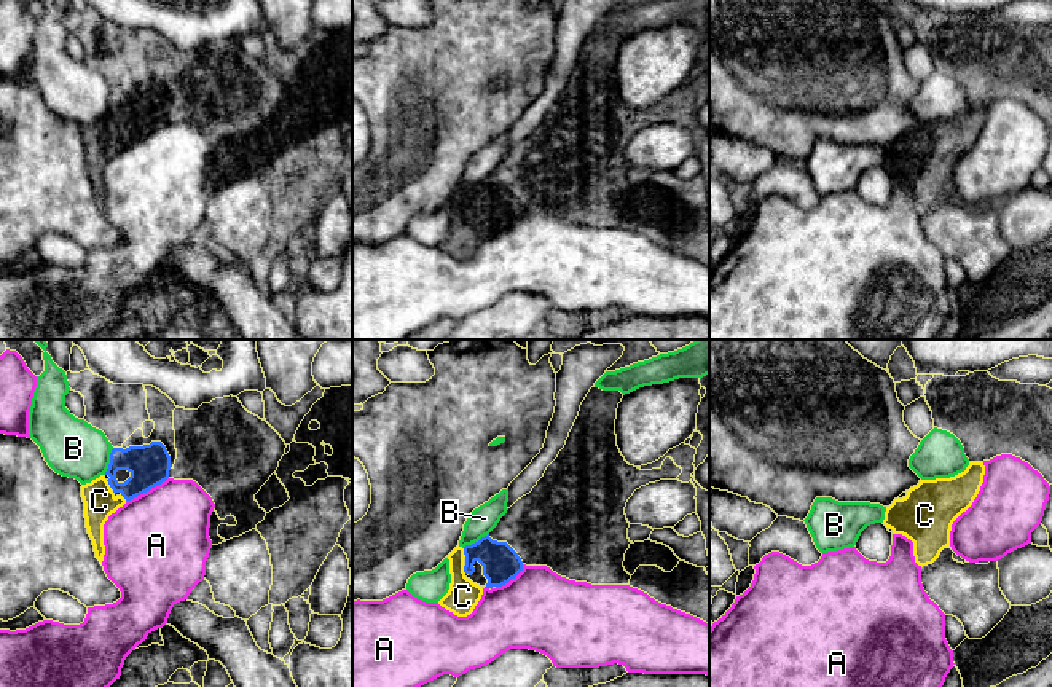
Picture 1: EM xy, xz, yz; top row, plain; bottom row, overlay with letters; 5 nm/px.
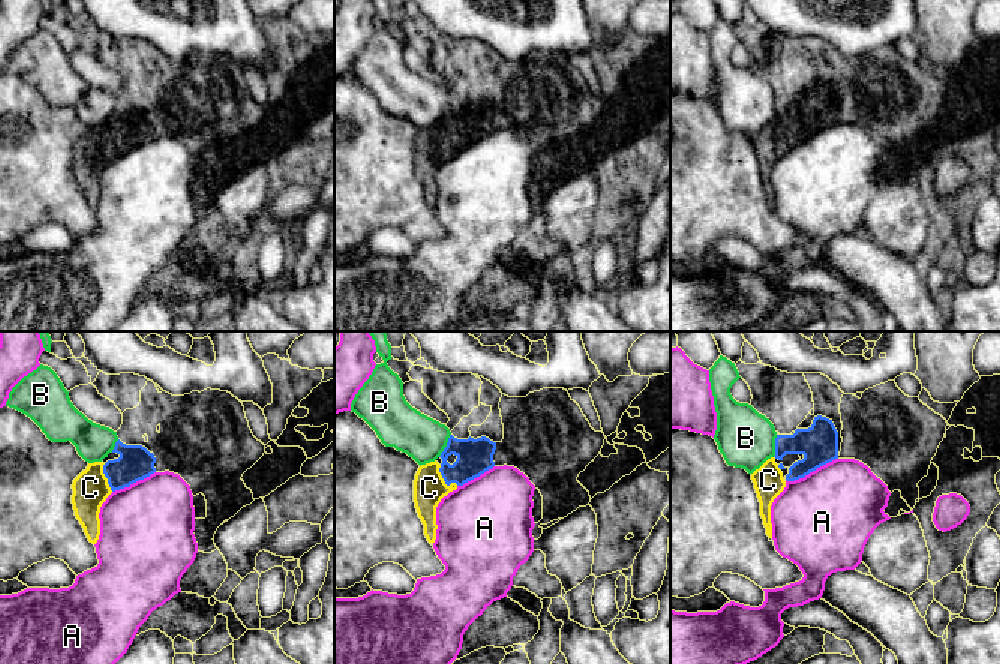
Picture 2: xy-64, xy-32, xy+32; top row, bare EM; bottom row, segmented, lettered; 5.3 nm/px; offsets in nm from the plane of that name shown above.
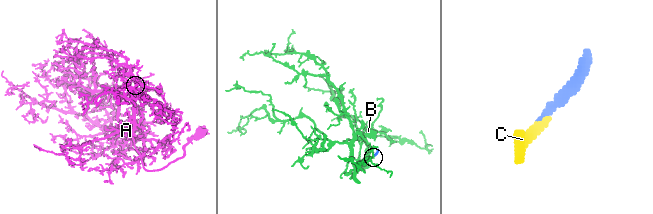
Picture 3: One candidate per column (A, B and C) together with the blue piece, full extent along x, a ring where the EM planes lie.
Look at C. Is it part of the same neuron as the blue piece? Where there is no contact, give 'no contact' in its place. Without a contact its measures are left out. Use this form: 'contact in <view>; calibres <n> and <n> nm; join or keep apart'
contact in xy; calibres 200 and 160 nm; join

